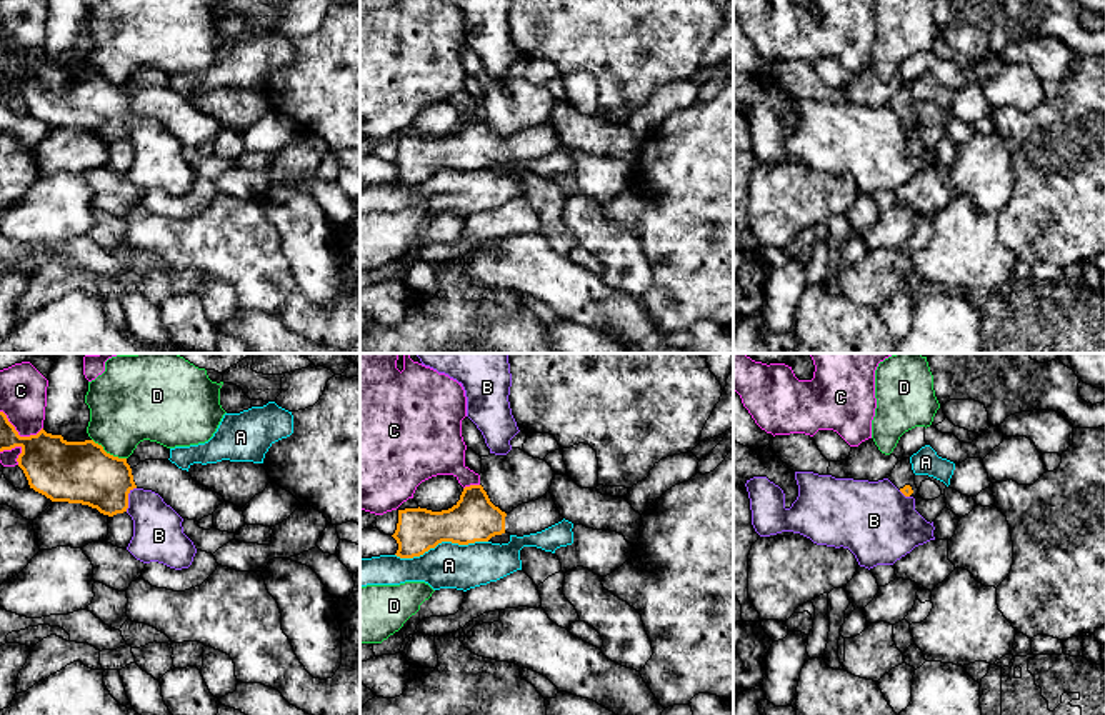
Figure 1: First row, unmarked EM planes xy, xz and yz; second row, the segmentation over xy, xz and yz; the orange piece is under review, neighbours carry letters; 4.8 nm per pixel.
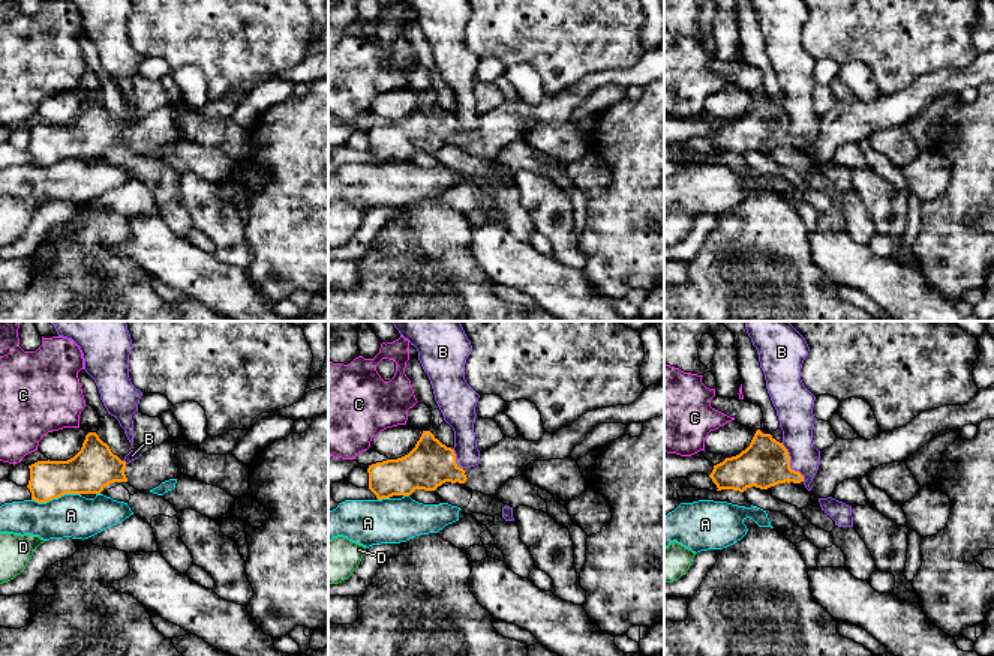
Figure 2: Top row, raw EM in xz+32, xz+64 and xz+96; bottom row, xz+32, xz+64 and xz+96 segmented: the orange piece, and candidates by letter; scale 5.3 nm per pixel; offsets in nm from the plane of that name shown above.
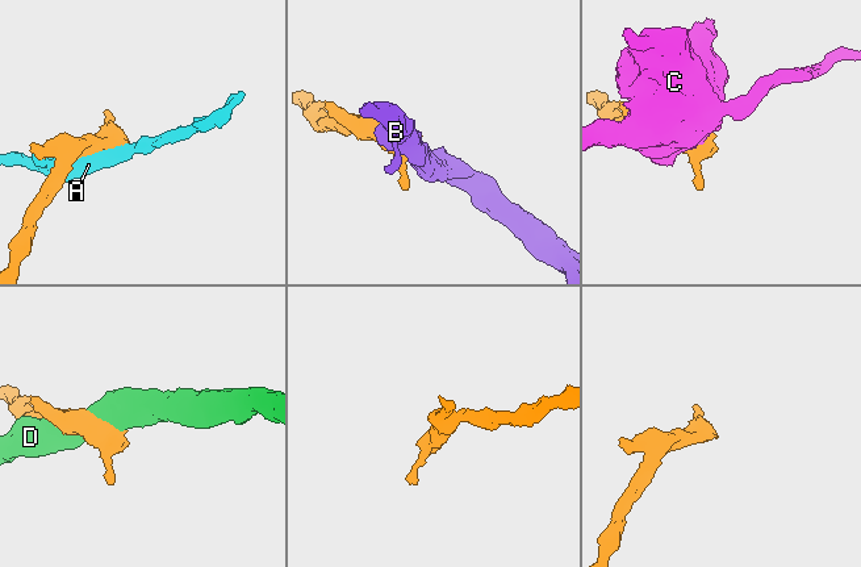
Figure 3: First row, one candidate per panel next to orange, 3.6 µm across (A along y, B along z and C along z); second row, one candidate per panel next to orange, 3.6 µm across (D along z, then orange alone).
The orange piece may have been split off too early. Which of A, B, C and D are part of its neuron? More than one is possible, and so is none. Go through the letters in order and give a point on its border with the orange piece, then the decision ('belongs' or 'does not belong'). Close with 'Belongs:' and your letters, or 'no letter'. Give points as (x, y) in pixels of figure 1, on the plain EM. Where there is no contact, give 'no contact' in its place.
A: contact xz (440, 169); does not belong
B: contact xy (127, 125); does not belong
C: contact xy (17, 60); does not belong
D: contact xy (109, 80); does not belong
Belongs: no letter

